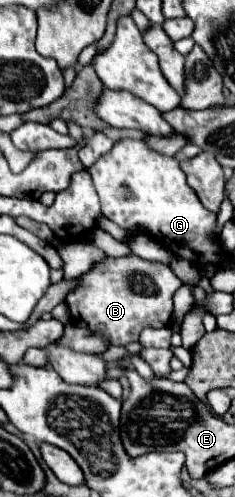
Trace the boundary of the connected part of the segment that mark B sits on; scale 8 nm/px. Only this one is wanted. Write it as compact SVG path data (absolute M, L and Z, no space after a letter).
M140 256L106 258L94 270L90 270L90 272L86 272L86 274L80 276L80 288L74 290L72 294L68 294L66 304L70 308L70 314L72 314L74 324L84 326L90 332L108 336L110 344L114 344L114 346L126 346L128 342L136 342L138 340L138 334L144 328L148 328L148 326L152 326L152 328L164 328L164 326L170 324L172 310L174 310L172 296L174 296L174 292L180 286L182 286L182 280L166 264L142 260Z

